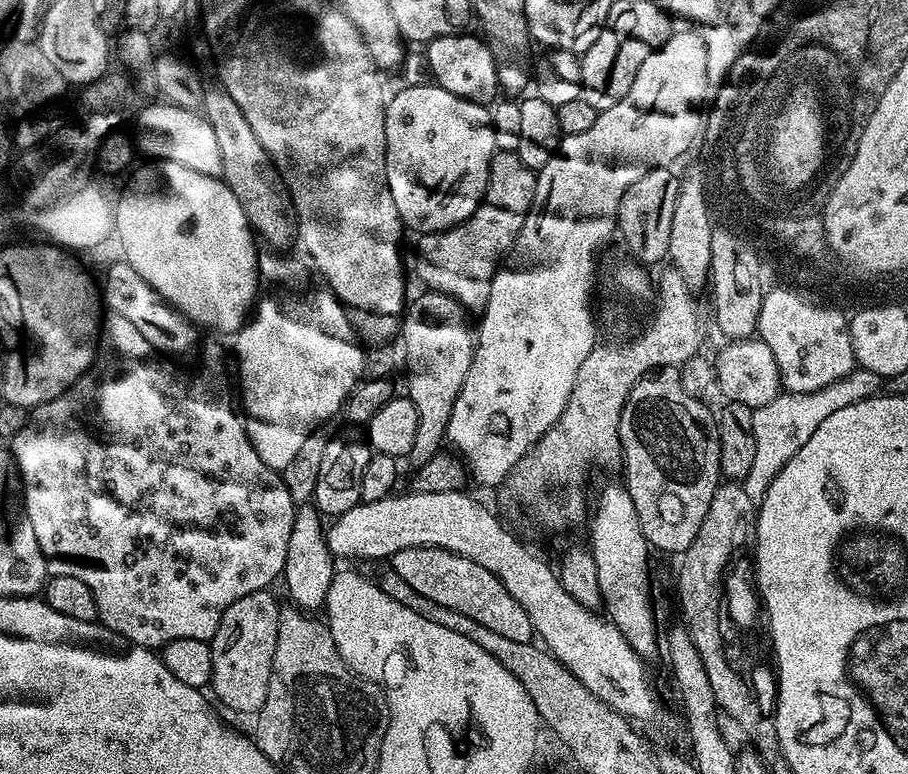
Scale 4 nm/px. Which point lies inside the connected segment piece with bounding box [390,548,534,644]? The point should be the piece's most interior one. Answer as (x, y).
(452, 580)

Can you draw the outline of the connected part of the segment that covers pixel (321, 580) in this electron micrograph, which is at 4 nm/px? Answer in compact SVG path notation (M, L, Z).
M301 503L296 510L296 521L290 530L290 546L286 546L286 562L282 584L288 587L288 594L295 607L301 610L323 609L328 599L330 582L334 575L334 557L328 548L326 524L321 513L311 503Z

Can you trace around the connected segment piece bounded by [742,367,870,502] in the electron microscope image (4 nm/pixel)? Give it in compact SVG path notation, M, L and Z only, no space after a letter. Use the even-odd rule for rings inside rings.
M857 367L846 378L826 386L822 390L813 392L784 392L776 396L774 402L766 402L766 406L755 409L752 414L752 429L754 430L754 463L750 465L750 474L746 474L743 480L743 486L746 494L754 502L760 501L770 490L774 478L810 442L810 437L830 414L835 414L837 410L842 410L842 406L850 406L859 400L867 400L870 395L868 389L868 380L870 374L865 368Z

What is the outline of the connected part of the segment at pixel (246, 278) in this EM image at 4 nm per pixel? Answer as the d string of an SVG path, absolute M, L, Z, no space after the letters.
M160 162L152 167L156 168L142 169L129 182L128 189L120 196L120 201L117 199L114 204L114 236L115 239L120 239L120 248L124 251L124 254L122 254L123 259L128 261L130 266L150 284L153 290L158 292L165 303L176 308L194 325L204 330L205 328L213 328L216 332L229 332L229 334L239 332L242 325L244 325L244 321L248 319L253 311L258 299L256 287L261 287L262 284L260 271L256 265L258 240L248 224L246 214L242 210L242 202L238 202L238 198L234 198L234 190L230 190L230 186L226 186L219 176L198 174L198 170L189 170L187 166L178 166L174 162Z

